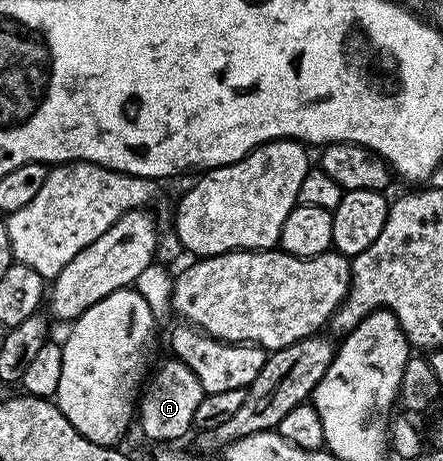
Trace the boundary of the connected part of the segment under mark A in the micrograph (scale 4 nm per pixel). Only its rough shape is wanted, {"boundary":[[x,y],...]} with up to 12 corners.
{"boundary":[[168,359],[137,401],[148,442],[179,443],[205,396],[185,363]]}

